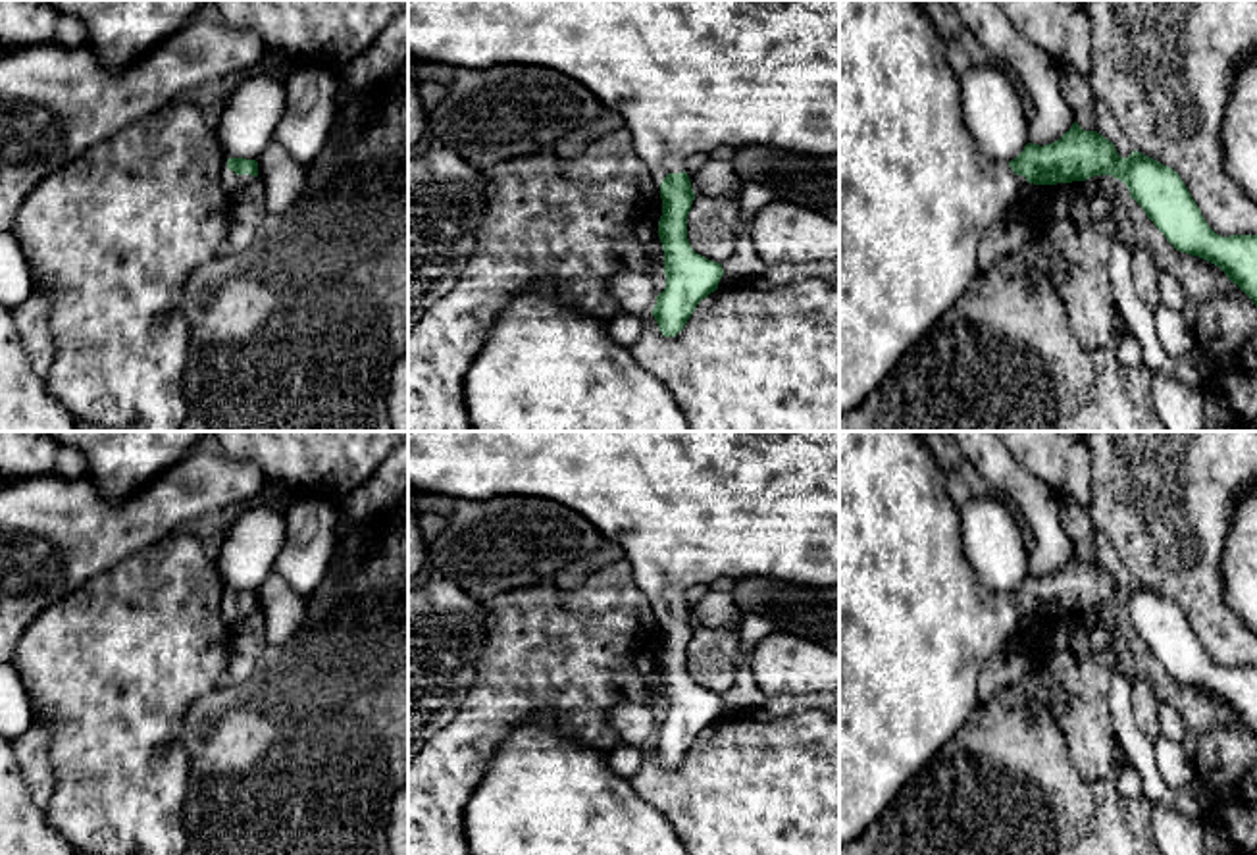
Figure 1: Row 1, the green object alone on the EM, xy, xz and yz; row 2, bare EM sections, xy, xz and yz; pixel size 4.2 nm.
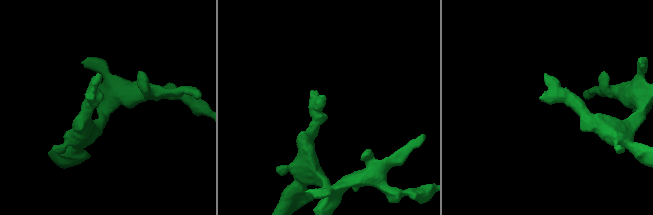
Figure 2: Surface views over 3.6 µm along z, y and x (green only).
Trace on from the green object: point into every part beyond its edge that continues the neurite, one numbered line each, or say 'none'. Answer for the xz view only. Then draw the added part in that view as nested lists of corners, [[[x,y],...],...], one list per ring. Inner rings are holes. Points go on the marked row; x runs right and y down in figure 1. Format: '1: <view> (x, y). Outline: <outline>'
1: xz (688, 76). Outline: [[[408,0],[408,56],[454,69],[522,64],[568,73],[603,106],[624,117],[635,152],[658,185],[668,173],[685,171],[685,160],[691,154],[708,154],[720,146],[768,144],[812,156],[839,156],[839,0]]]

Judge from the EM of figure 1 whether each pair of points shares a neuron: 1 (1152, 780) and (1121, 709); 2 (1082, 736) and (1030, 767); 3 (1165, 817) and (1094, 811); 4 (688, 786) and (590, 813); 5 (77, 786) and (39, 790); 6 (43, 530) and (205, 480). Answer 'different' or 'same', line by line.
1: same
2: different
3: different
4: different
5: different
6: same

